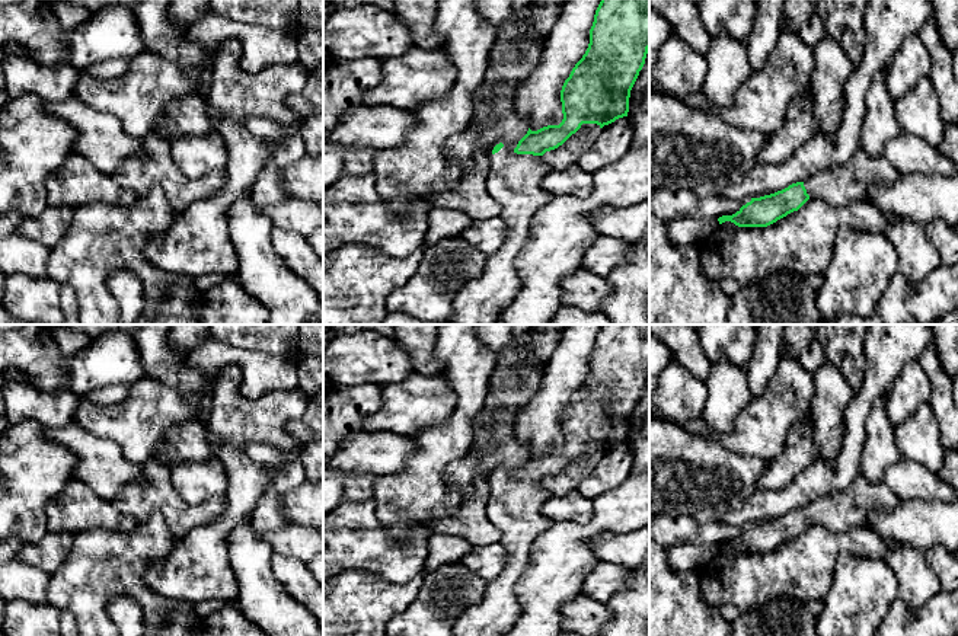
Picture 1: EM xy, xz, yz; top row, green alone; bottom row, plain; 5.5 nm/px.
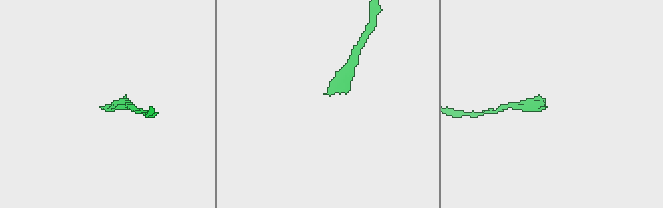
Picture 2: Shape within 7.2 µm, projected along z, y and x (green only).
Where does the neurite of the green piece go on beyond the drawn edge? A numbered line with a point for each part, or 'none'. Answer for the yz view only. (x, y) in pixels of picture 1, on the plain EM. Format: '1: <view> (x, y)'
1: yz (849, 508)

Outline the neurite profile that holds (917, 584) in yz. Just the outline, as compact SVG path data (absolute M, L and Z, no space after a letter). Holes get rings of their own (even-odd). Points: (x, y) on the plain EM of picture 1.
M898 543L884 560L898 581L898 600L908 608L925 605L941 591L939 579L927 565L925 550Z

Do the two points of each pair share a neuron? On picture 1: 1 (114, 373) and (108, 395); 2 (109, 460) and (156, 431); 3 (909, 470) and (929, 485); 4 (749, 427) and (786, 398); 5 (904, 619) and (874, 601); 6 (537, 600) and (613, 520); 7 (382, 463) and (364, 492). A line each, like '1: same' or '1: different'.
1: different
2: different
3: same
4: same
5: different
6: same
7: different

